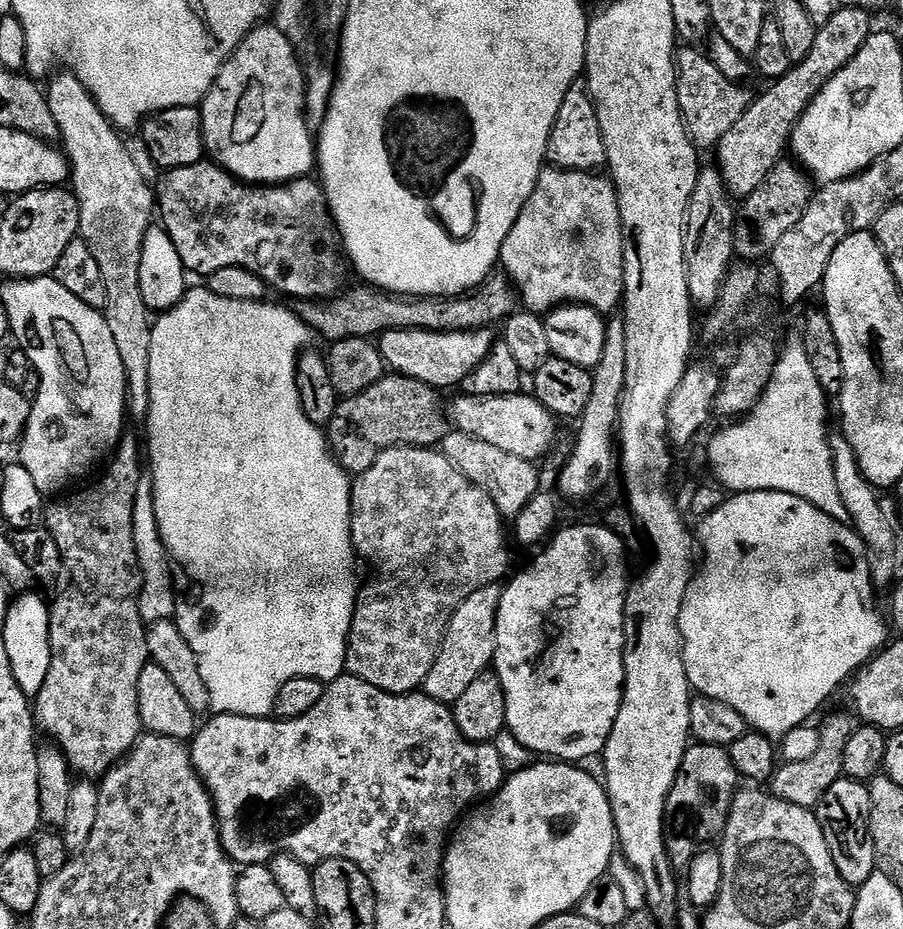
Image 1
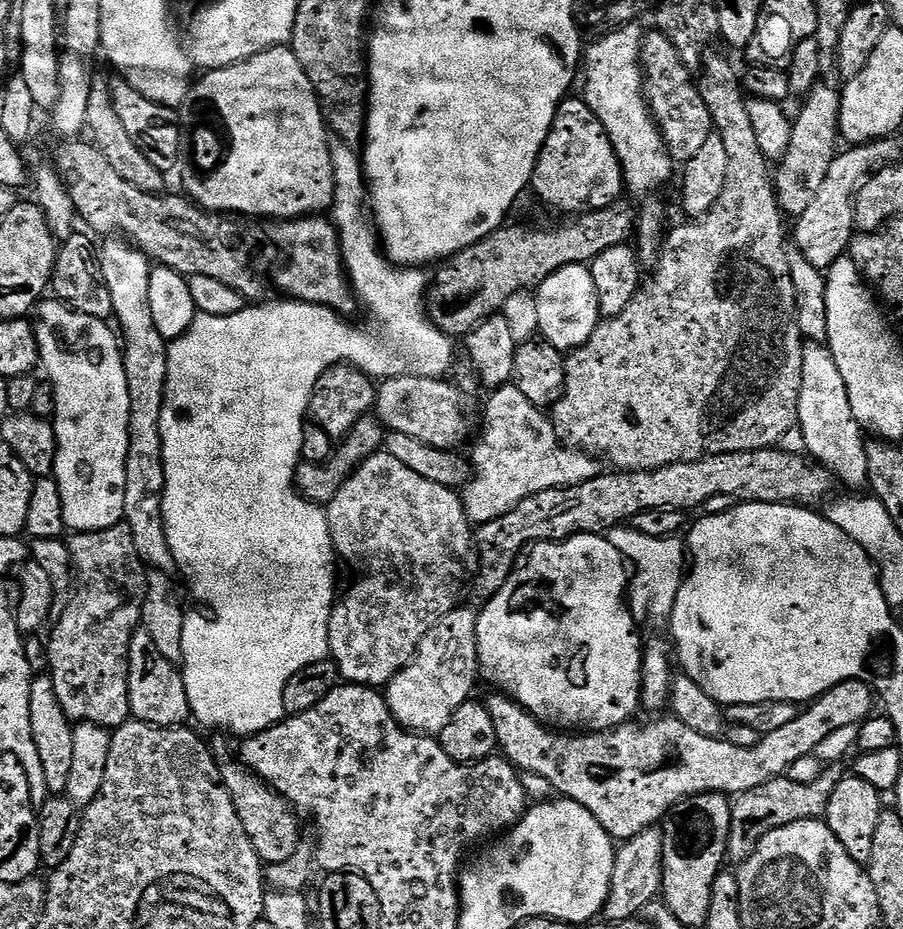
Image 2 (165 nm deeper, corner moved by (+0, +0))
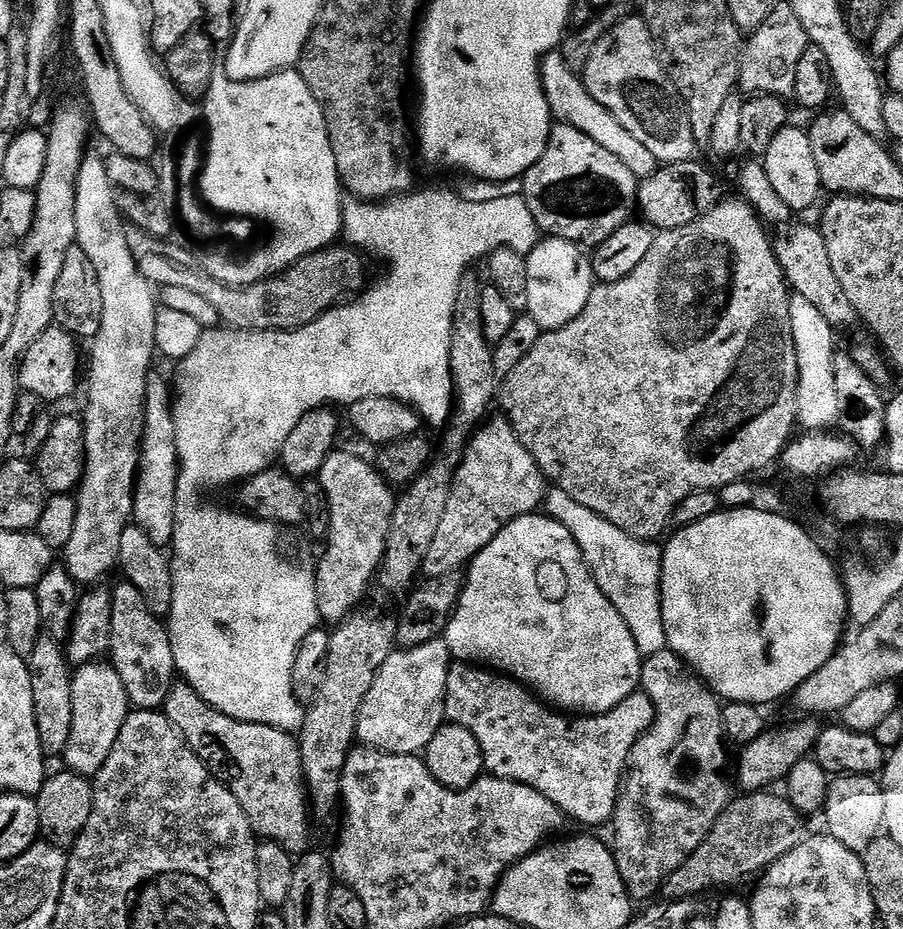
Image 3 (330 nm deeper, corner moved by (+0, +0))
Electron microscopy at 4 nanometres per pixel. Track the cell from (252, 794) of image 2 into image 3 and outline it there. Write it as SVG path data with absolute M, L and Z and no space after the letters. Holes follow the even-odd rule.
M177 682L170 690L162 711L165 718L180 731L190 750L194 750L194 754L202 758L212 775L217 776L228 787L234 798L238 798L238 806L246 810L246 818L250 818L252 830L261 841L282 846L293 854L309 851L313 817L310 815L308 790L304 787L300 742L293 733L283 732L274 726L230 718L222 714L222 710L207 704L190 685L183 682Z

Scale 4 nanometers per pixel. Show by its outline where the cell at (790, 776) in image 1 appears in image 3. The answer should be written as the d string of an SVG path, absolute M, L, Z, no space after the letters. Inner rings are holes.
M772 790L741 795L729 803L728 809L714 822L710 834L694 850L694 854L664 883L663 895L668 900L696 898L699 892L724 888L747 878L751 872L763 873L806 838L805 817L787 798L778 797Z

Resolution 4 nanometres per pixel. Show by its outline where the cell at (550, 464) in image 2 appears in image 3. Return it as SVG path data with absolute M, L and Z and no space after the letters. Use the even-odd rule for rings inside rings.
M489 419L473 435L468 447L462 453L456 474L452 477L450 498L446 502L446 511L442 514L442 522L438 525L438 534L434 534L434 543L424 555L422 572L425 577L461 571L465 566L471 564L472 559L514 518L533 515L539 509L536 507L539 504L541 507L545 503L546 477L543 470L530 454L530 450L526 450L526 446L522 446L522 442L516 436L516 431L512 429L509 420L499 419Z

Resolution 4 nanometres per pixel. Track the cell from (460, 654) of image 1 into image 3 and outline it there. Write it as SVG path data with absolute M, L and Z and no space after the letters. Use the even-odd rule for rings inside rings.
M440 638L422 646L392 651L382 670L378 670L374 686L370 686L370 694L366 694L366 702L362 702L356 727L357 741L365 748L375 748L378 752L395 756L423 753L430 738L434 738L446 722L446 678L453 663L452 651Z

